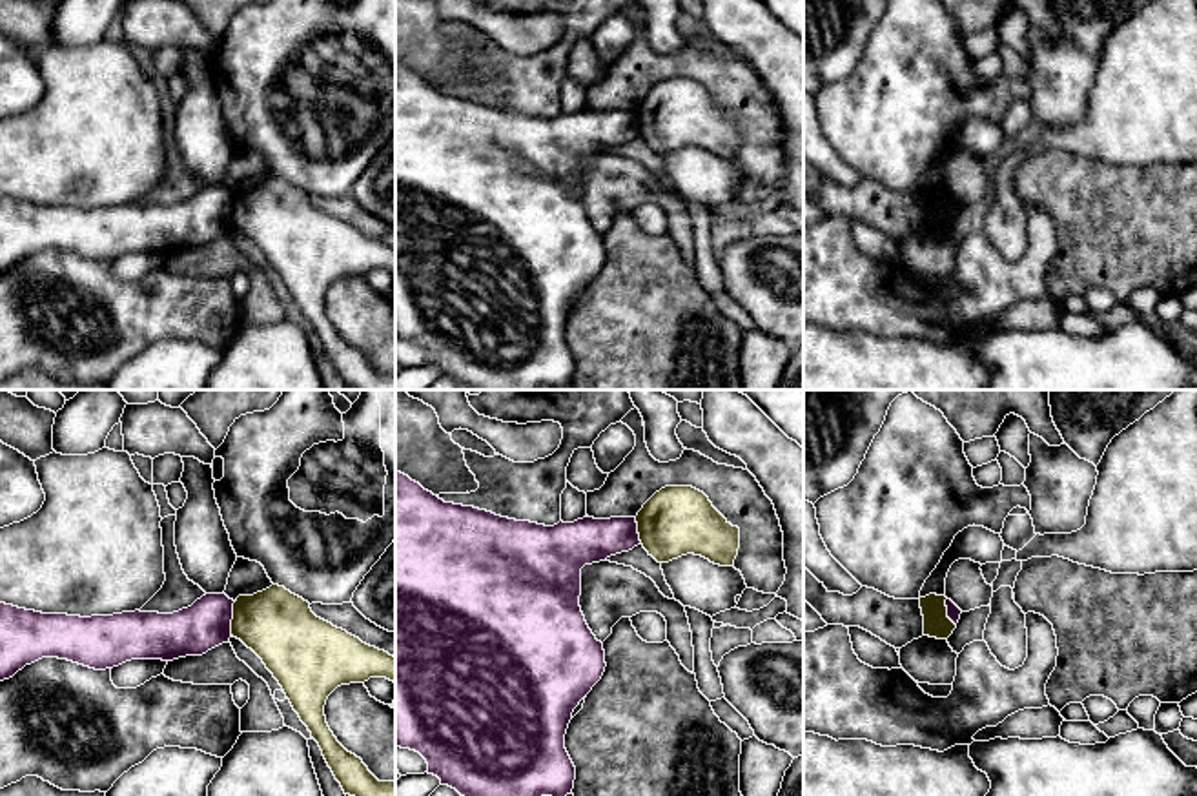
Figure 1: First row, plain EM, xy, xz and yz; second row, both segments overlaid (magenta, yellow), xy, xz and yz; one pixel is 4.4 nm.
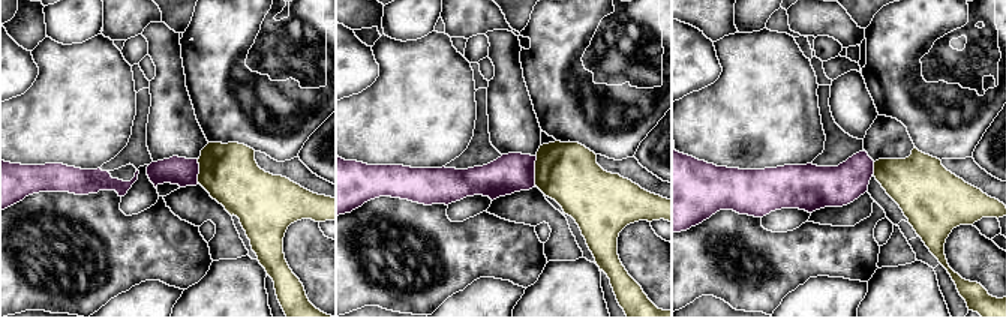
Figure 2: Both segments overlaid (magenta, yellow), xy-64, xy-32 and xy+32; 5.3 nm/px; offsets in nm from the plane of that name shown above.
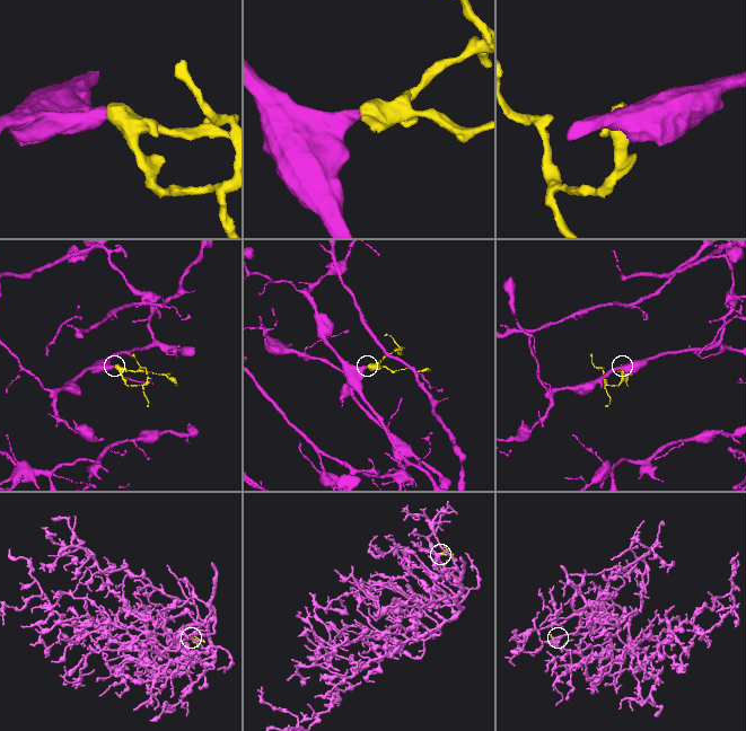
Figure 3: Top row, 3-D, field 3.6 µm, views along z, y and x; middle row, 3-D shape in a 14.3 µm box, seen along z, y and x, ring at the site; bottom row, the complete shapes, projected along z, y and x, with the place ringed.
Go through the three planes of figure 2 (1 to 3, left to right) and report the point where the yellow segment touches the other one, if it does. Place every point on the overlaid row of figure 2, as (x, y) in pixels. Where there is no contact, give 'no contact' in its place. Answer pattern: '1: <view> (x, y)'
1: xy-64 (198, 171)
2: xy-32 (534, 171)
3: xy+32 (873, 168)

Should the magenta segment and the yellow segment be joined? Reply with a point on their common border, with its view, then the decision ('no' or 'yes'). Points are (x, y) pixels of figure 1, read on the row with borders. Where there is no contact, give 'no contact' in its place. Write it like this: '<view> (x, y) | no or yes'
xy (232, 618) | no

